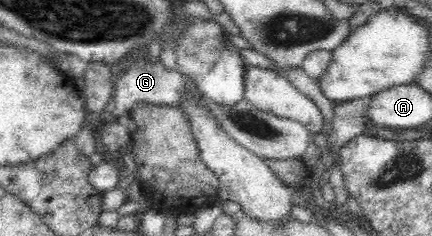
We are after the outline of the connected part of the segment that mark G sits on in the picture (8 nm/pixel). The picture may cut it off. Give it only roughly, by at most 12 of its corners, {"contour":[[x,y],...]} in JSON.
{"contour":[[147,54],[114,83],[113,116],[136,103],[178,107],[184,79]]}

